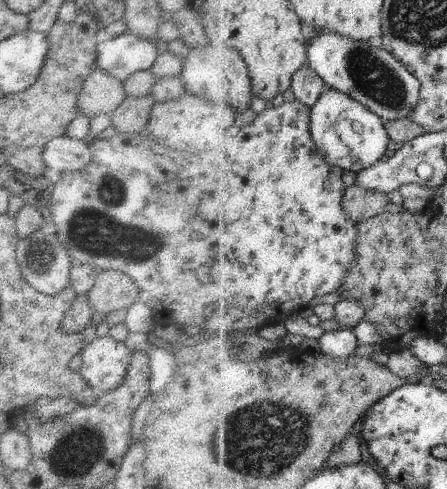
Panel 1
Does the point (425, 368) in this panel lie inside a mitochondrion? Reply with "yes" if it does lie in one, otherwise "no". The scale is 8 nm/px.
no

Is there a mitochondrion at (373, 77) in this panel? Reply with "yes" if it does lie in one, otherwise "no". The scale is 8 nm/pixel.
yes

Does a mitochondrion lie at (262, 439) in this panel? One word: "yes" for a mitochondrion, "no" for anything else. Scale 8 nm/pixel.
yes

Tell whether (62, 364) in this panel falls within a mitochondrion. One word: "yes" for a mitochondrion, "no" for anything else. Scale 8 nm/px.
no

